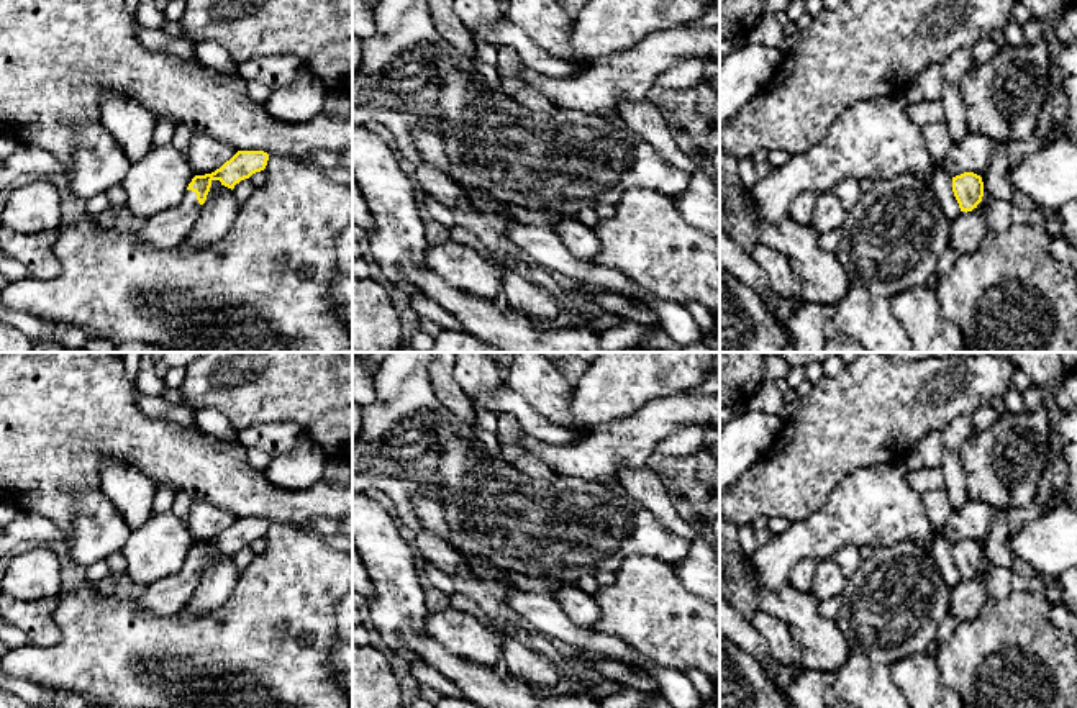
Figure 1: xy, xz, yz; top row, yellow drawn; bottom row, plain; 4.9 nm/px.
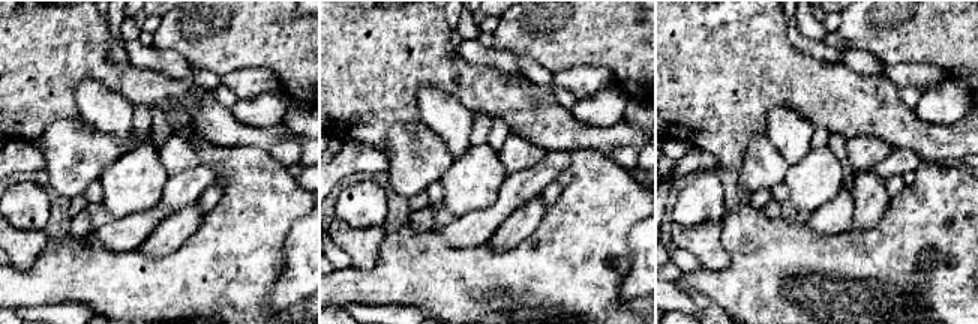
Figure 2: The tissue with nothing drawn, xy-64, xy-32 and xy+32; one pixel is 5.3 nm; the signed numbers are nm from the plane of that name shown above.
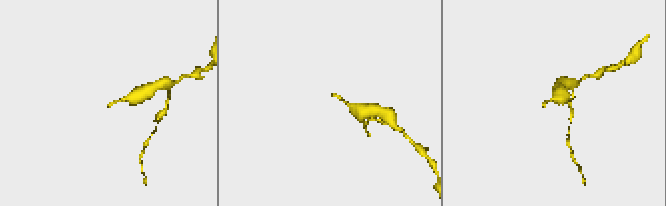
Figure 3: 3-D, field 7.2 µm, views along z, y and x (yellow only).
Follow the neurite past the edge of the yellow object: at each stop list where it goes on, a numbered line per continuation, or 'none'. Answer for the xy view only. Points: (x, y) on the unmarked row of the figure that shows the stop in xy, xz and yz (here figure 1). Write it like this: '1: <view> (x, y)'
1: xy (166, 597)

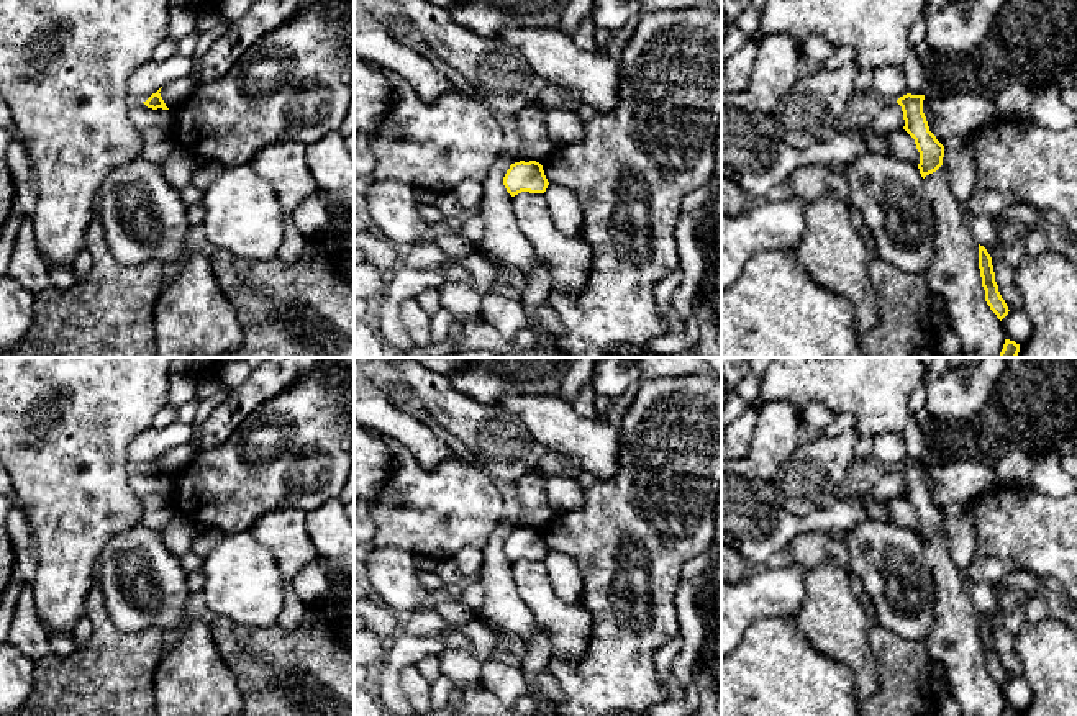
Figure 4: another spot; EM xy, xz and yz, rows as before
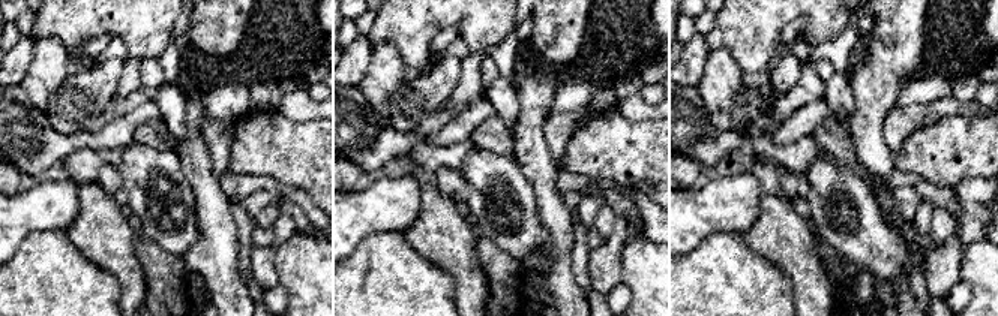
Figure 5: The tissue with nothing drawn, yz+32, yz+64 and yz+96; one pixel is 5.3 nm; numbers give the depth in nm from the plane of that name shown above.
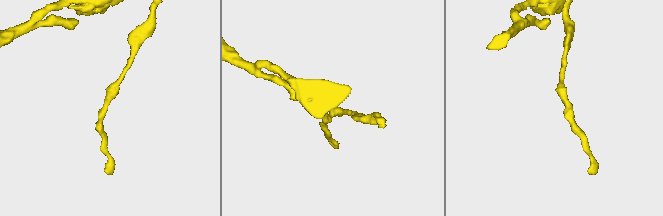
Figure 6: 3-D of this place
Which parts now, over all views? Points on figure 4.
none

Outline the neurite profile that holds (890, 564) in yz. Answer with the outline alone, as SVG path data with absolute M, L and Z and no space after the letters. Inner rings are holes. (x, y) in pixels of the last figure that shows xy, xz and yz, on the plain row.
M864 518L846 531L851 570L877 623L903 639L928 639L936 587L918 532Z

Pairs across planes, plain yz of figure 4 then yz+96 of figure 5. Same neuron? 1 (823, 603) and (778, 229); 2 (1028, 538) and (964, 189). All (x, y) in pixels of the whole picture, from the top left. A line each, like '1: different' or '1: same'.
1: same
2: different

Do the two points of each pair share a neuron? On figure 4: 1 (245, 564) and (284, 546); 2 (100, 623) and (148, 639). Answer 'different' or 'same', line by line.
1: different
2: same

